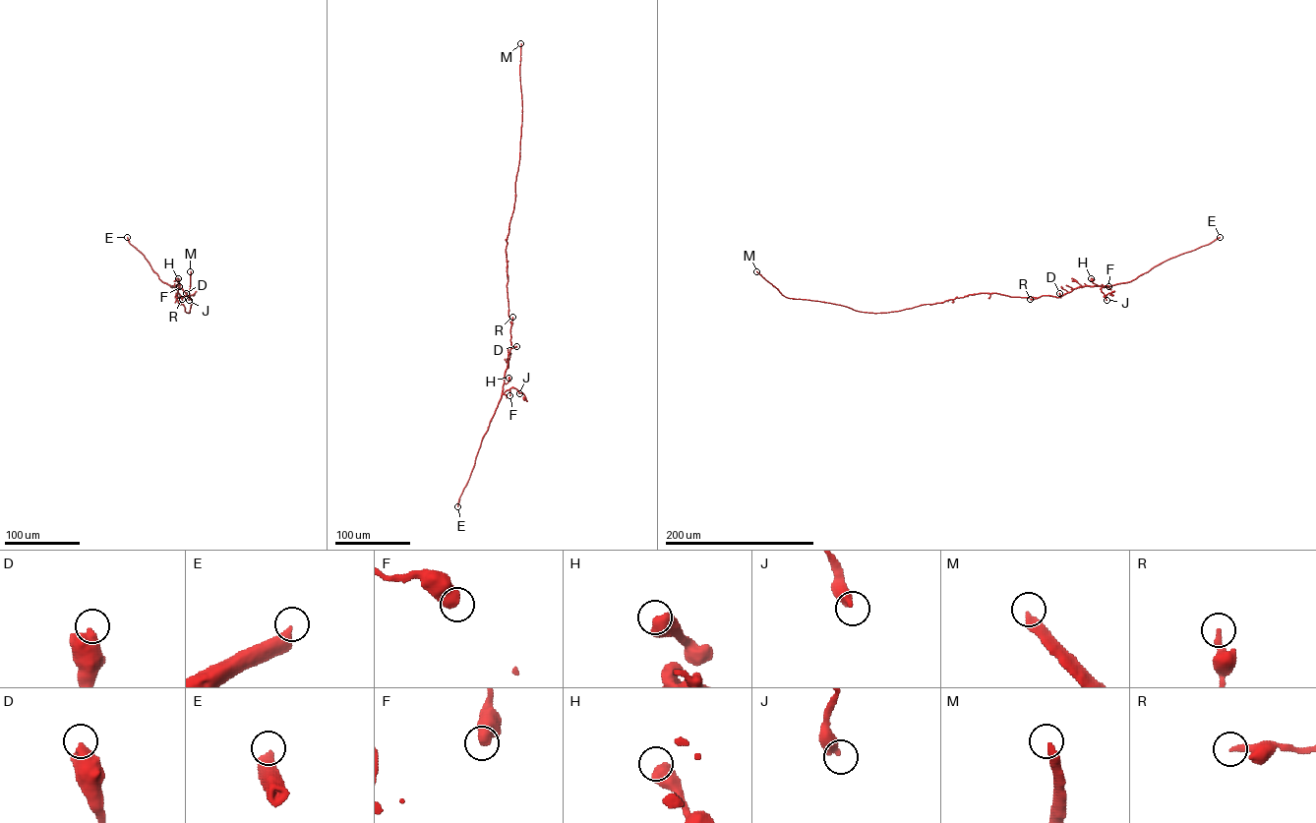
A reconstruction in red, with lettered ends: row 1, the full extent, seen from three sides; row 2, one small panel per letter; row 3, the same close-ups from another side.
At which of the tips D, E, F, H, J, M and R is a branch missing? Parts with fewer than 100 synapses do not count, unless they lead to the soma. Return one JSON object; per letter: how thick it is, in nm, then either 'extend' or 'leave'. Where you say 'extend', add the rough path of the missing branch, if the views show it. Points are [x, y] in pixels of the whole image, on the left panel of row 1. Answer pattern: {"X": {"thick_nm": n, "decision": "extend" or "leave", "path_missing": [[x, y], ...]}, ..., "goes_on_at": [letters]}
{"D": {"thick_nm": 600, "decision": "leave"}, "E": {"thick_nm": 440, "decision": "leave"}, "F": {"thick_nm": 550, "decision": "leave"}, "H": {"thick_nm": 650, "decision": "leave"}, "J": {"thick_nm": 440, "decision": "leave"}, "M": {"thick_nm": 360, "decision": "extend", "path_missing": [[190, 271], [185, 228], [173, 226]]}, "R": {"thick_nm": 260, "decision": "leave"}, "goes_on_at": ["M"]}

